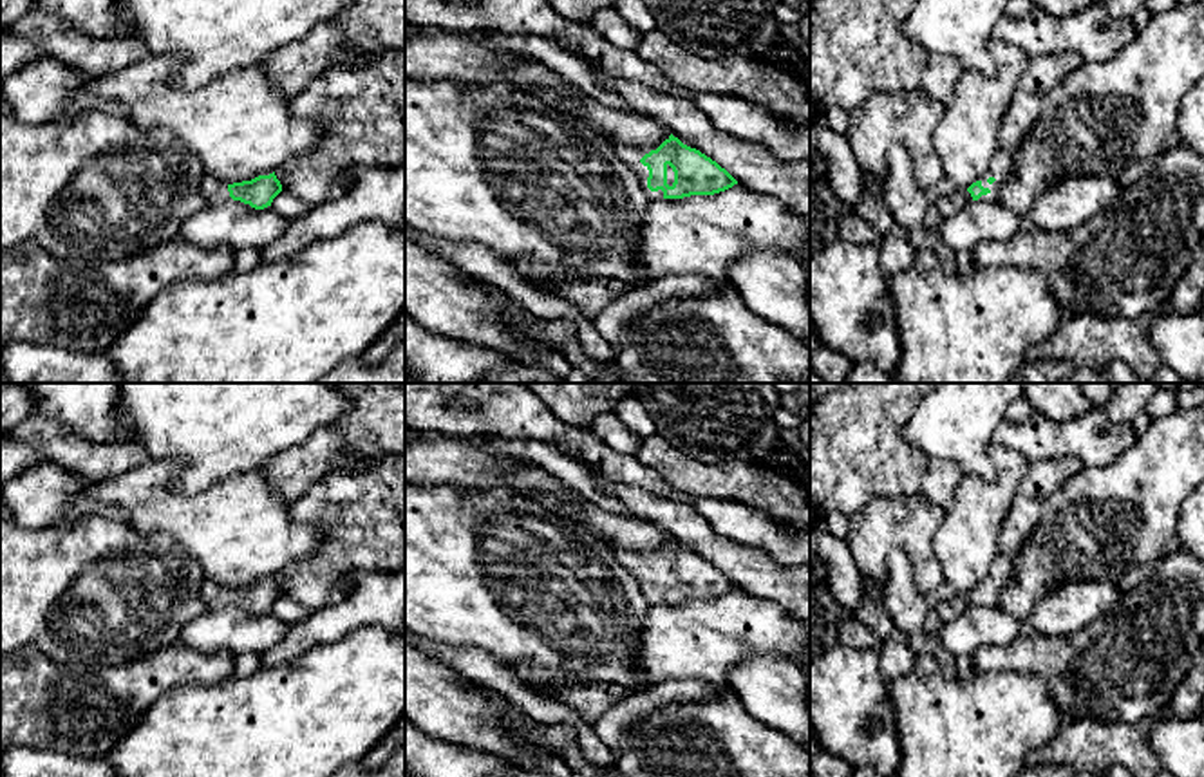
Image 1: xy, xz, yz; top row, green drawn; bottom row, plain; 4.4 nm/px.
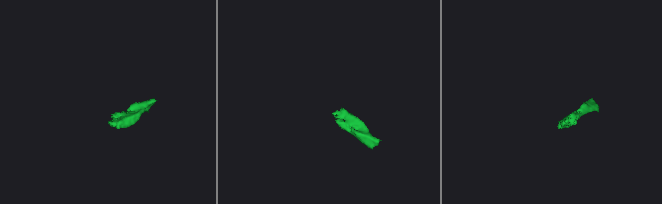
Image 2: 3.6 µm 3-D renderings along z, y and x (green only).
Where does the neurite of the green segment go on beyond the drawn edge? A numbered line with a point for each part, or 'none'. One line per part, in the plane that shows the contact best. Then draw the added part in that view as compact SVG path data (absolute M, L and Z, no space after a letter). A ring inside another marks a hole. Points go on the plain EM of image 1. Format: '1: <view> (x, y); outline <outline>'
1: xz (631, 561); outline M609 544L609 546L611 546L611 544ZM611 546L611 549L613 549L616 560L618 560L627 571L631 571L631 573L636 576L636 580L640 582L640 589L642 589L645 600L649 602L649 605L662 604L662 602L663 602L663 596L662 596L662 594L651 596L651 594L647 593L649 575L647 575L647 571L644 571L644 569L640 567L640 564L642 564L645 558L649 558L651 555L656 555L658 551L656 551L656 553L635 553L635 551L627 551L627 549L624 549L624 548L618 548L618 546Z

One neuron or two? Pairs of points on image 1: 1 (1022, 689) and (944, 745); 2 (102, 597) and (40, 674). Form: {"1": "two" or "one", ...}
{"1": "one", "2": "two"}

